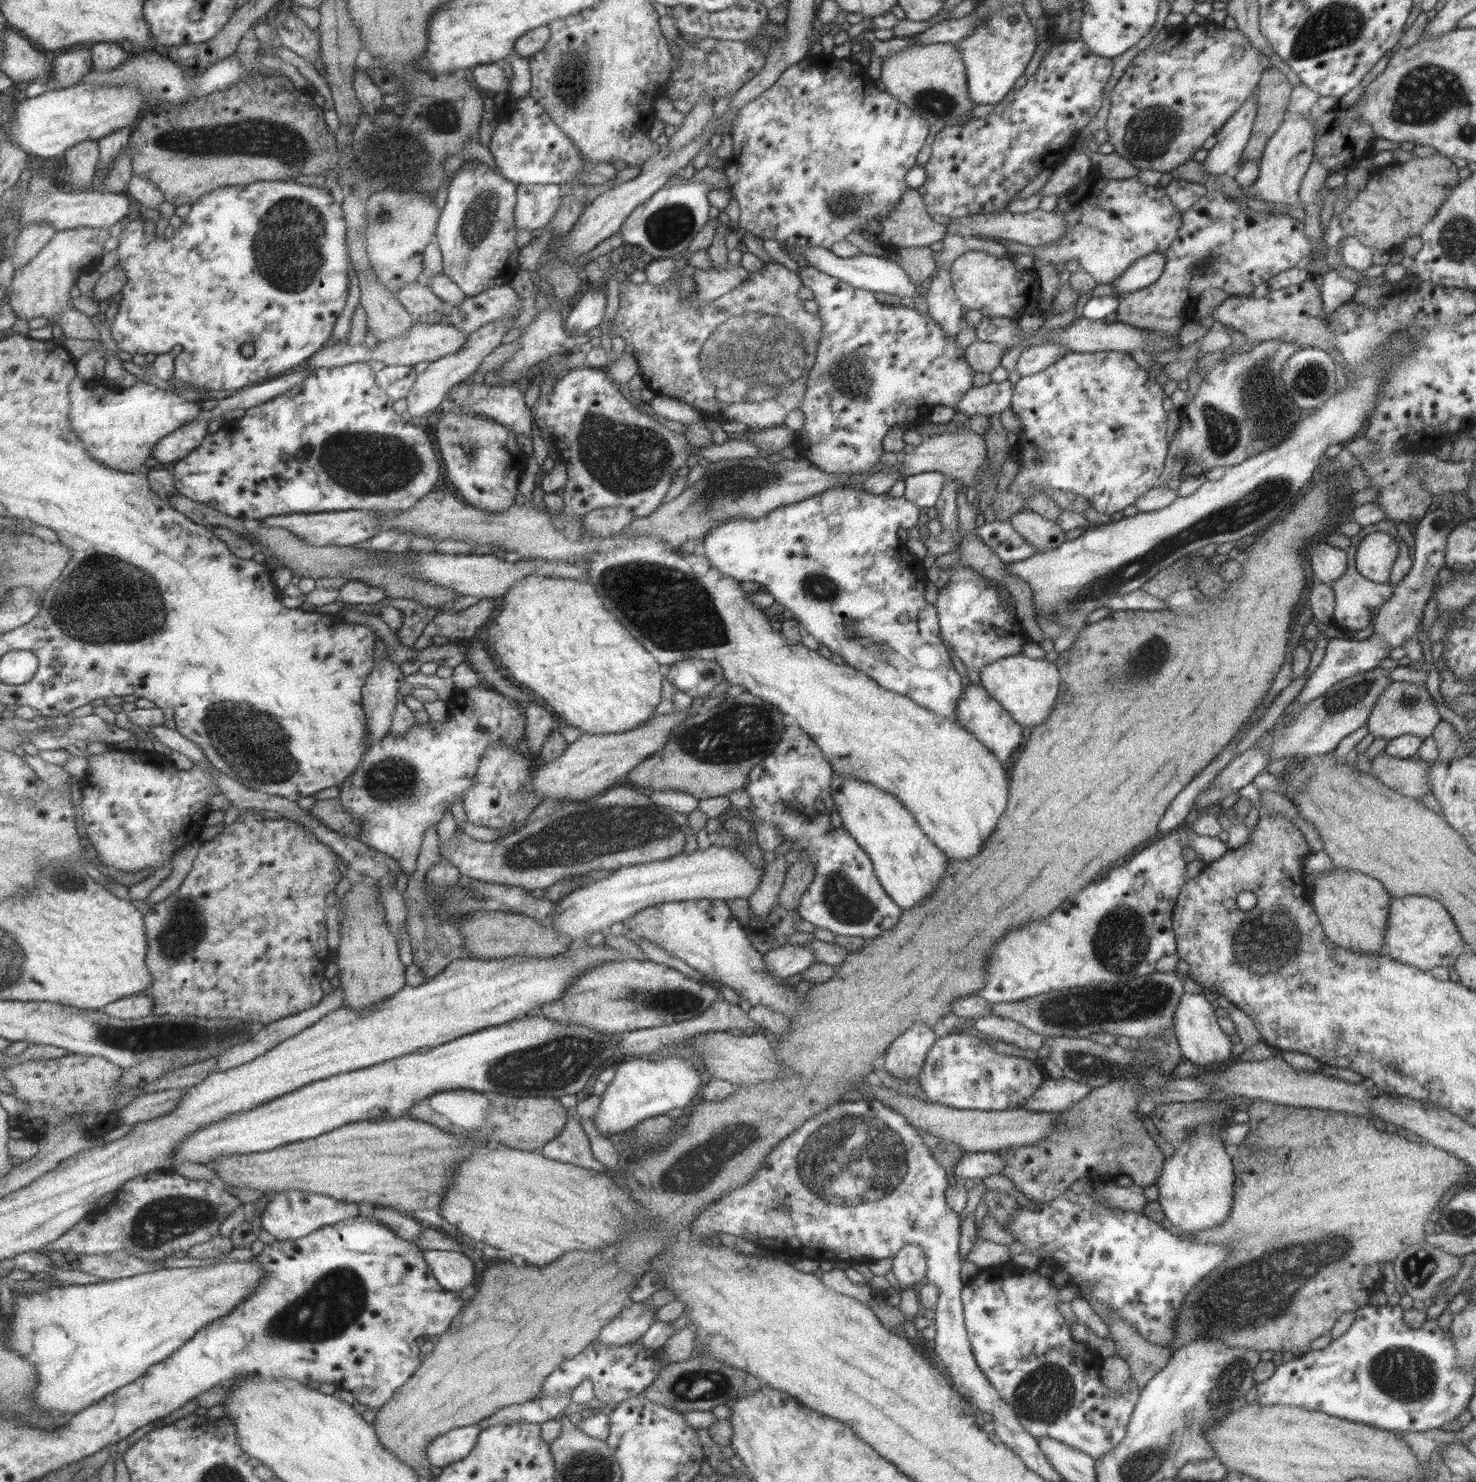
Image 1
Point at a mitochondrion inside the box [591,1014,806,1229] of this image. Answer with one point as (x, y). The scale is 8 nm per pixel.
(690, 1176)

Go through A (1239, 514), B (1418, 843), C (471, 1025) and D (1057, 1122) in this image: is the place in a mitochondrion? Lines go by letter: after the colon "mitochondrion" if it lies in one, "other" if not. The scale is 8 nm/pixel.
A: mitochondrion
B: other
C: other
D: other

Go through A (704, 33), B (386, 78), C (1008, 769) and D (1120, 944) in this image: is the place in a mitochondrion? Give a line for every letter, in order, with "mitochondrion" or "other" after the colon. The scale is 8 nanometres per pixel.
A: other
B: other
C: other
D: mitochondrion

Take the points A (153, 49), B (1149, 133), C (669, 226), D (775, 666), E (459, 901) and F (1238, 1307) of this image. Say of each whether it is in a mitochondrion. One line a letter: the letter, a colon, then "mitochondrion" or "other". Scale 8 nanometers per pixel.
A: other
B: mitochondrion
C: mitochondrion
D: other
E: mitochondrion
F: mitochondrion

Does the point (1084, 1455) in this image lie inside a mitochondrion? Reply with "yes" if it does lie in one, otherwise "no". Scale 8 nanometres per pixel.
no

